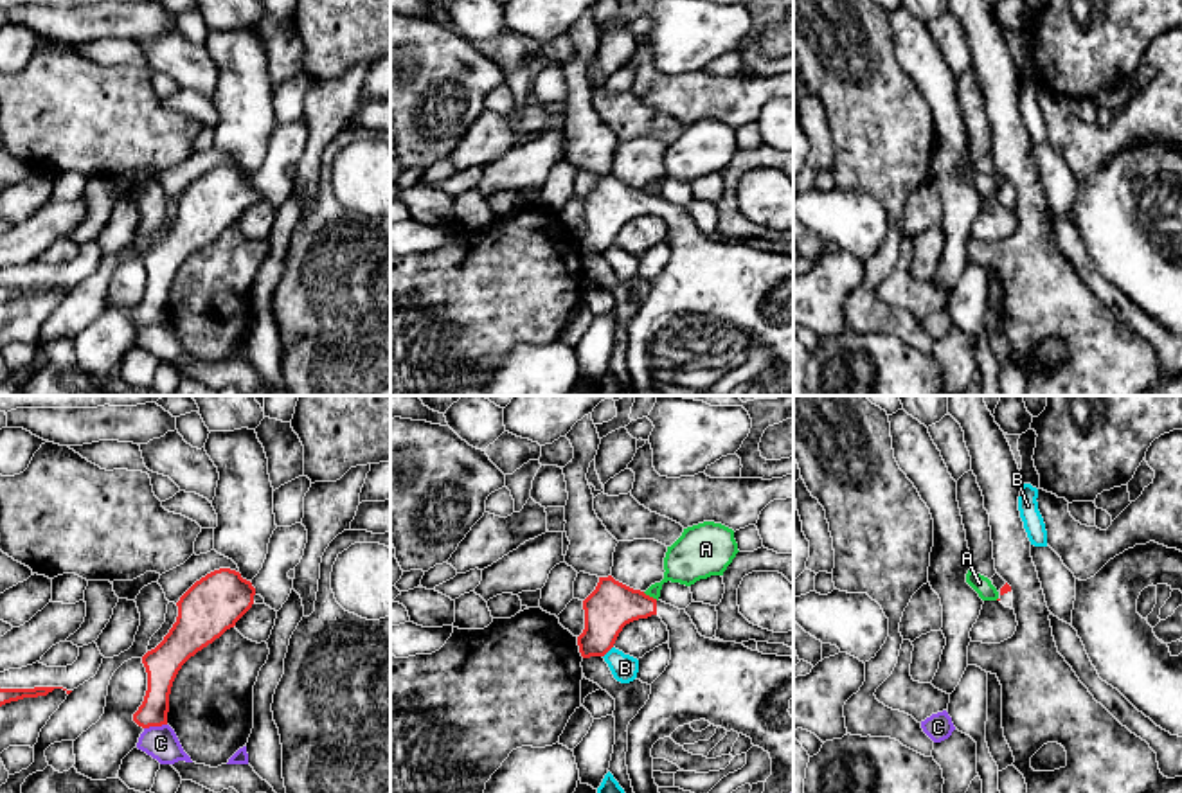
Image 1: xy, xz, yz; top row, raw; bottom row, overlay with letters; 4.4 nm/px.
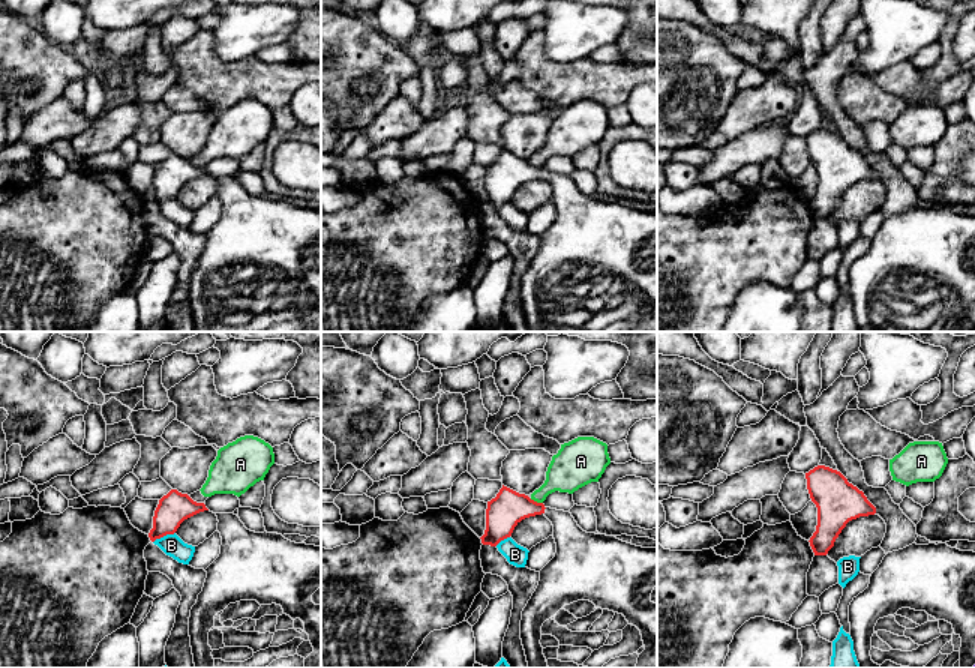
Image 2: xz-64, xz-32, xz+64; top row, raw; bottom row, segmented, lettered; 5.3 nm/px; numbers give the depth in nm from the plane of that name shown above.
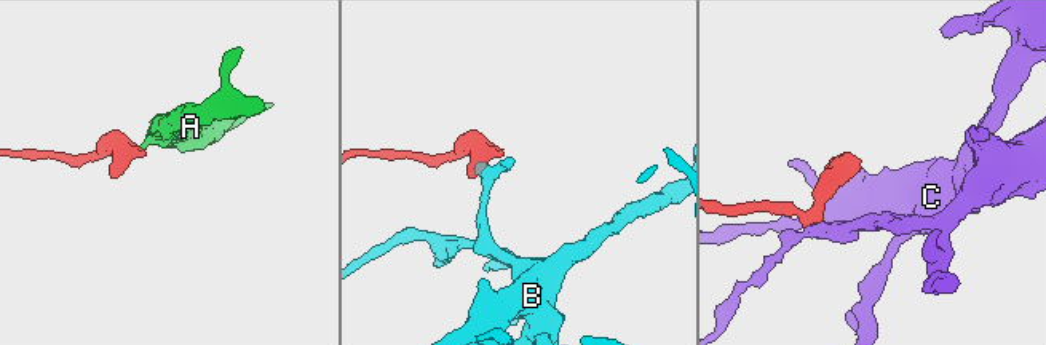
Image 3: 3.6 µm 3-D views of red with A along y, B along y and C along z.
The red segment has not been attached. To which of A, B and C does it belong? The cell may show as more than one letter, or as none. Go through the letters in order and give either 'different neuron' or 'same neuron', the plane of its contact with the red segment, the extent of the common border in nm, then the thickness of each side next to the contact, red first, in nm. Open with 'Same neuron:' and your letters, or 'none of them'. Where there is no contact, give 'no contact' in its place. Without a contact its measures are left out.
Same neuron: none of them
A: different neuron; meets red in xz; contact 80 nm long; 220 nm thick on the red side, 200 nm on the other
B: different neuron; meets red in xz; contact 70 nm long; 220 nm thick on the red side, 120 nm on the other
C: different neuron; meets red in xy; contact 110 nm long; 130 nm thick on the red side, 150 nm on the other

